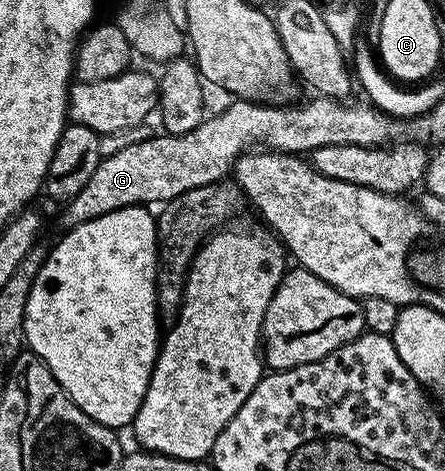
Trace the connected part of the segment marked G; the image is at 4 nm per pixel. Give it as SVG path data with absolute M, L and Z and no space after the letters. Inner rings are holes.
M312 97L309 103L296 107L297 105L267 105L250 103L247 99L236 99L229 107L222 108L213 119L212 116L205 118L204 122L198 125L193 132L186 133L184 136L157 133L158 135L153 139L144 139L141 143L128 143L125 147L118 148L113 155L105 154L101 158L98 169L94 169L90 181L86 181L82 193L78 193L78 197L69 199L61 210L65 210L60 215L61 228L77 227L94 217L114 213L123 207L153 205L152 203L163 205L195 187L227 180L230 172L236 166L237 159L249 149L278 151L300 157L326 145L383 147L391 144L396 137L392 135L400 131L401 120L385 114L367 102L364 102L365 104L352 102L343 99Z

